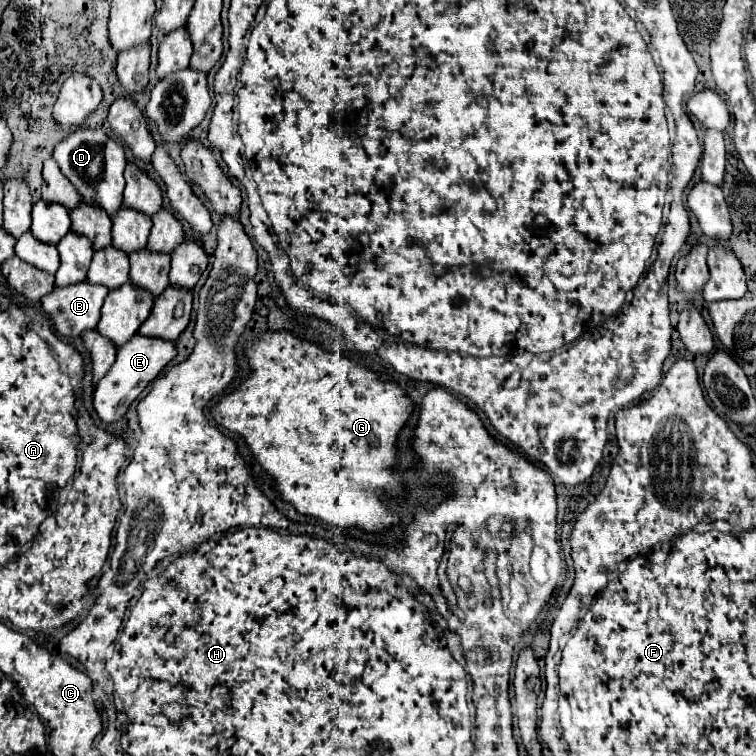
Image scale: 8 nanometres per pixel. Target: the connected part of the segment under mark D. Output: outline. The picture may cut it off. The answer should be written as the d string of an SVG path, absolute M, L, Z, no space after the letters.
M79 127L55 145L53 157L57 159L63 175L75 185L75 189L79 191L79 195L85 201L97 203L109 215L119 209L119 205L123 201L123 187L125 187L123 171L125 171L125 163L127 163L123 145L119 141L111 139L101 129Z

